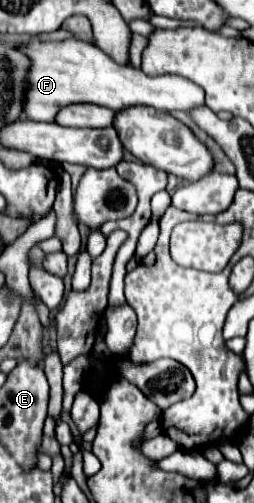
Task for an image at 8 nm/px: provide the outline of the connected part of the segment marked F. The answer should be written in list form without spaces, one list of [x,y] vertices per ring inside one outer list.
[[[68,38],[62,42],[24,42],[16,48],[30,60],[30,68],[26,74],[26,94],[22,104],[24,116],[30,120],[52,122],[58,108],[76,102],[106,106],[114,112],[136,104],[154,106],[164,112],[190,112],[190,108],[204,104],[204,92],[198,84],[178,76],[150,78],[138,68],[116,64],[96,44],[80,42],[76,38]]]

